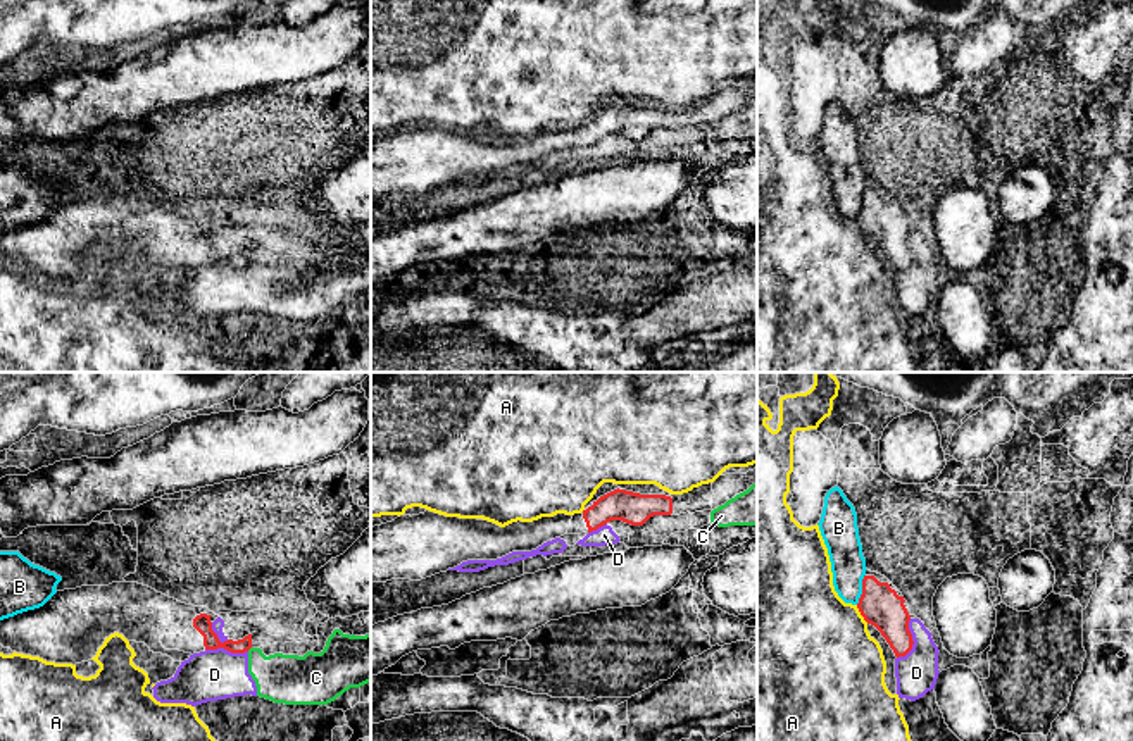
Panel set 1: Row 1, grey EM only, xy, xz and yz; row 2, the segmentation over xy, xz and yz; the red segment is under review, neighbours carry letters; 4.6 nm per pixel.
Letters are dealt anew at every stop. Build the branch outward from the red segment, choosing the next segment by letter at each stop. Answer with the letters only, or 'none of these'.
none of these

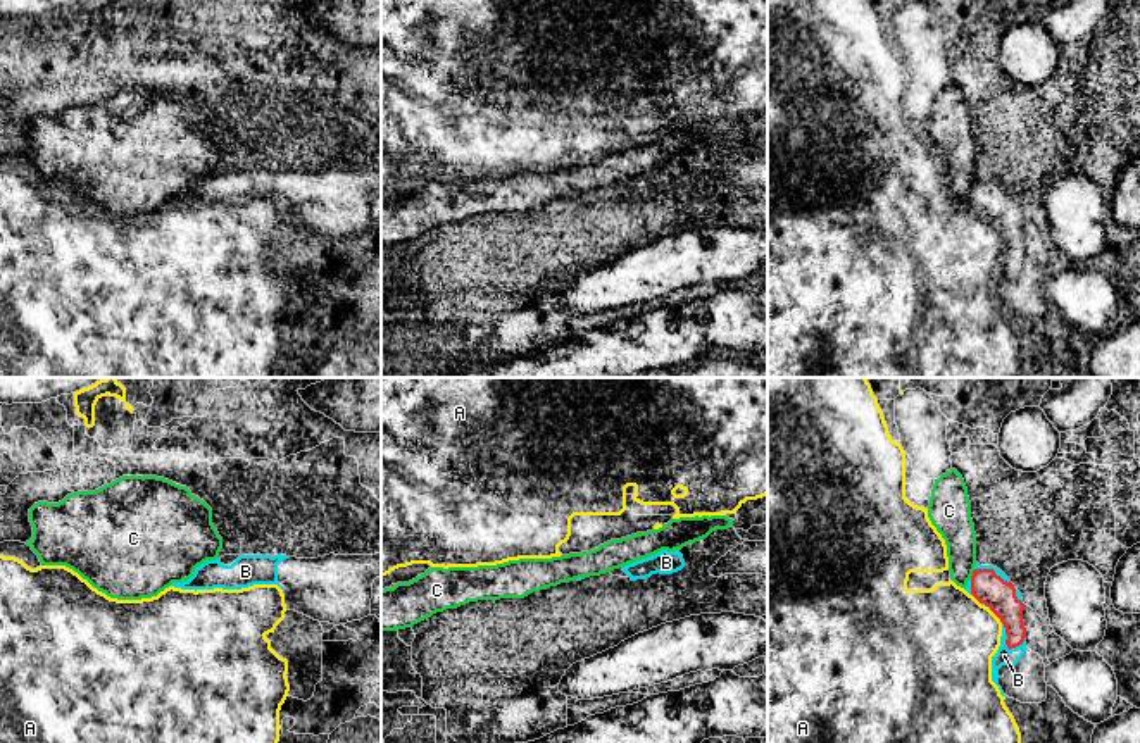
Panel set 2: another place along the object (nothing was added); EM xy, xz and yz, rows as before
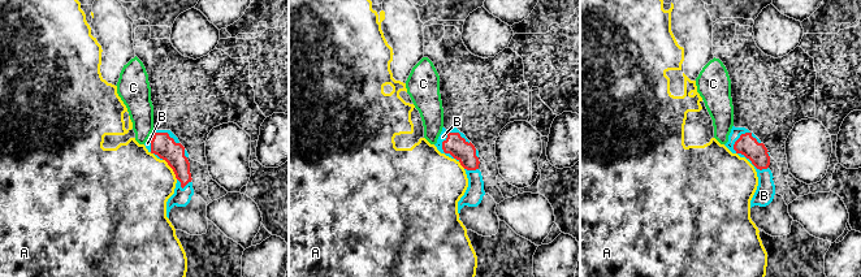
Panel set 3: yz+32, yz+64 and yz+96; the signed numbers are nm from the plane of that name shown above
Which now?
B

